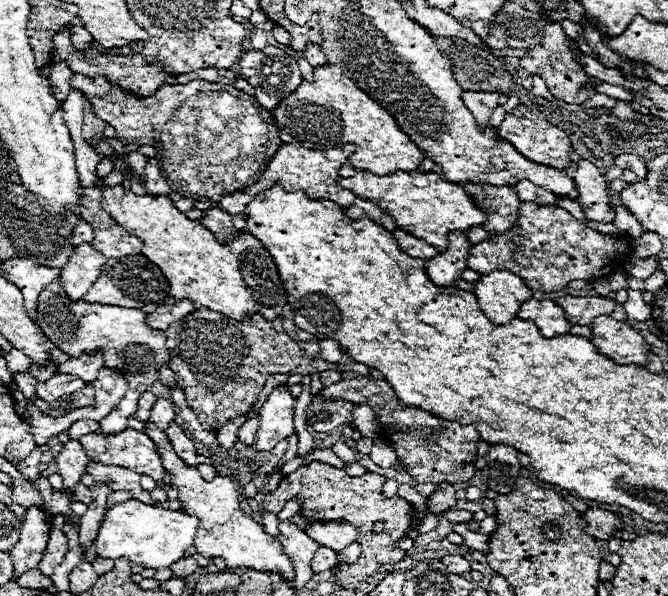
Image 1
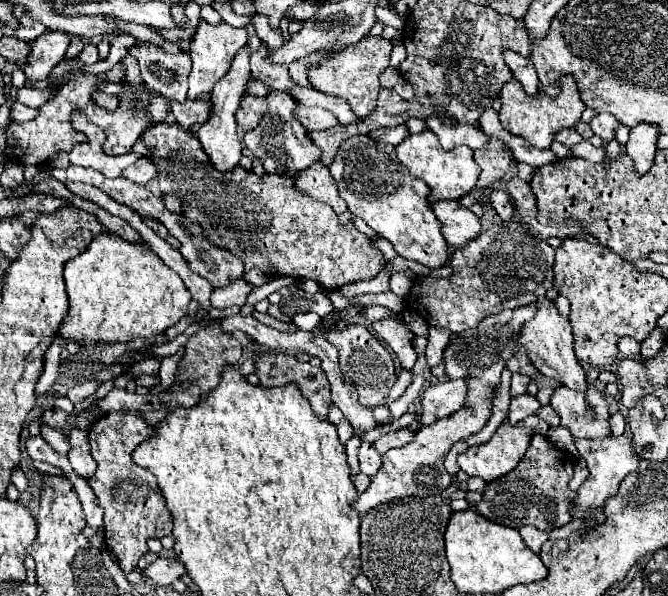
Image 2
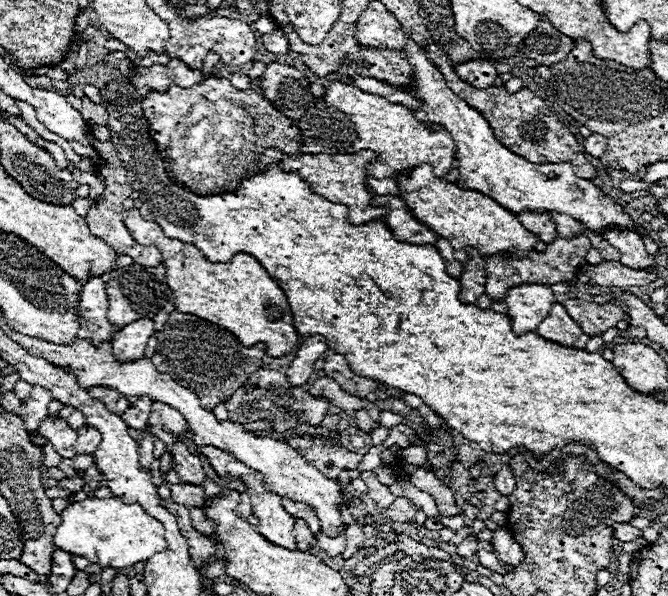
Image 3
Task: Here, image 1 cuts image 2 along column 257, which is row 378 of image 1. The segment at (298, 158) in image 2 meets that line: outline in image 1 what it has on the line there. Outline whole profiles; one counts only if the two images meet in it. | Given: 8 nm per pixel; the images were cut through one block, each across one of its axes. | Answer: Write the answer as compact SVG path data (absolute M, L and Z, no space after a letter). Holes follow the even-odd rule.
M60 280L50 282L38 296L36 322L40 330L54 342L60 350L66 350L72 358L86 354L86 350L102 350L104 366L114 366L122 370L128 378L128 400L122 400L112 414L100 420L98 434L118 434L126 430L128 418L136 412L138 398L158 380L160 364L168 364L170 356L166 352L166 332L156 332L144 322L146 314L138 308L120 308L108 304L86 304L70 302L60 286Z

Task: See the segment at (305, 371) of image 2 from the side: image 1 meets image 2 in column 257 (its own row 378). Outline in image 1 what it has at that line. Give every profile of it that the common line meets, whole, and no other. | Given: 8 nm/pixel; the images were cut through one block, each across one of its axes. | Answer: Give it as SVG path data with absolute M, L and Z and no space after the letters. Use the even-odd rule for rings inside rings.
M352 378L352 380L340 380L336 384L326 386L322 392L324 400L338 400L346 398L348 402L354 404L366 404L370 406L382 430L388 434L382 434L382 438L396 450L396 456L408 464L408 474L416 482L468 482L476 468L474 468L474 458L476 458L476 448L480 442L478 432L474 426L460 426L458 422L452 420L442 420L436 414L430 414L422 408L414 406L402 406L396 392L386 380L374 380L374 378Z

